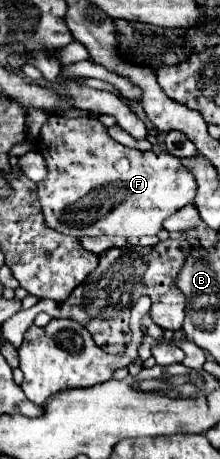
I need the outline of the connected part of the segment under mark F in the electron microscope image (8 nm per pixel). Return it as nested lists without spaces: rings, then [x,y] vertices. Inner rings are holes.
[[[50,116],[40,130],[40,138],[34,146],[46,162],[46,178],[36,186],[40,210],[48,228],[82,238],[82,236],[156,236],[162,230],[164,218],[172,216],[182,206],[190,204],[196,196],[196,182],[192,174],[180,164],[180,158],[168,154],[166,150],[140,152],[114,142],[106,126],[96,118],[62,118]]]

